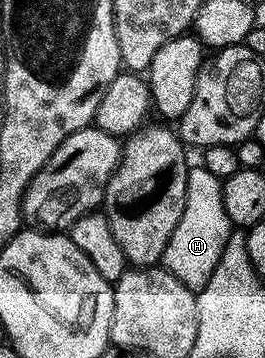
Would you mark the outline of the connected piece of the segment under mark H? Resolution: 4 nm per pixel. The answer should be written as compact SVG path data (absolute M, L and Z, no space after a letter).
M202 164L193 170L194 167L185 175L186 203L182 205L182 215L168 240L162 262L165 270L176 276L176 280L180 280L188 289L199 292L208 284L213 269L219 263L232 227L228 212L224 212L223 179L212 176L212 172L208 172Z

